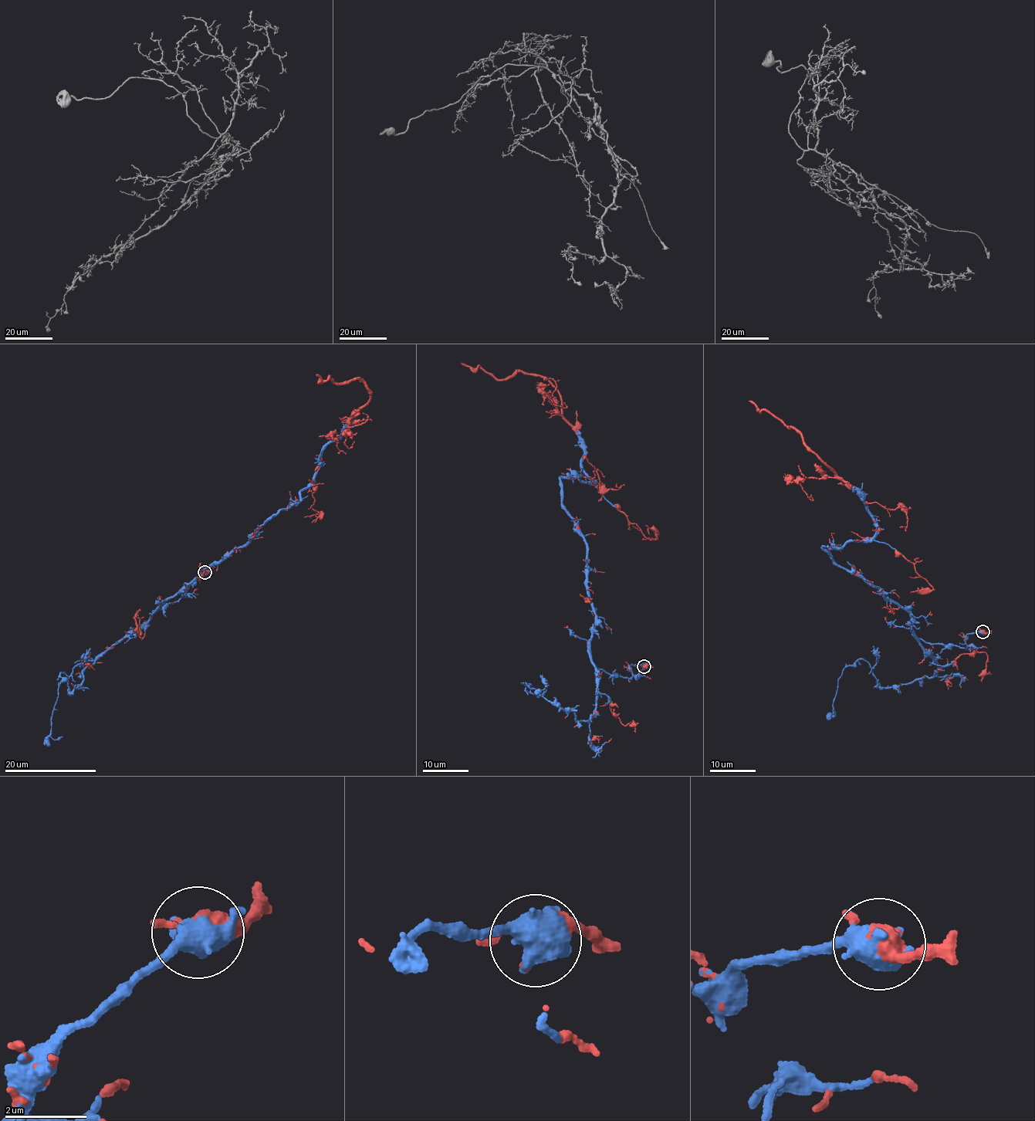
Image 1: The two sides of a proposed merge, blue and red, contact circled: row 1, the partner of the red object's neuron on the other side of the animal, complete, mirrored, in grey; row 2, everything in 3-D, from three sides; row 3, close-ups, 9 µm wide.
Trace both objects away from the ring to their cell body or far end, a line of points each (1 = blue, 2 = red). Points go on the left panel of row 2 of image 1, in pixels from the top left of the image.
1: (205, 572), (153, 613), (246, 546), (279, 510), (299, 503), (323, 448), (353, 423)
2: (205, 572), (200, 564), (211, 574), (293, 502), (371, 394), (359, 379), (317, 375)

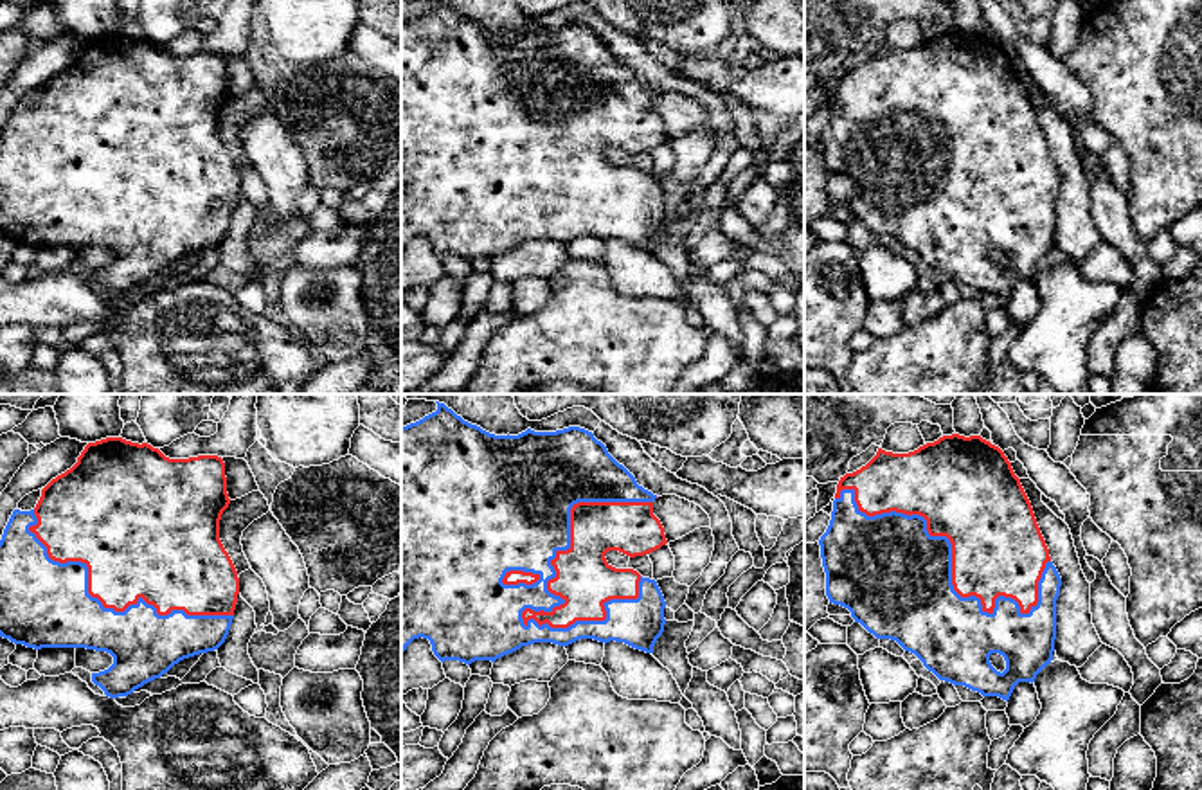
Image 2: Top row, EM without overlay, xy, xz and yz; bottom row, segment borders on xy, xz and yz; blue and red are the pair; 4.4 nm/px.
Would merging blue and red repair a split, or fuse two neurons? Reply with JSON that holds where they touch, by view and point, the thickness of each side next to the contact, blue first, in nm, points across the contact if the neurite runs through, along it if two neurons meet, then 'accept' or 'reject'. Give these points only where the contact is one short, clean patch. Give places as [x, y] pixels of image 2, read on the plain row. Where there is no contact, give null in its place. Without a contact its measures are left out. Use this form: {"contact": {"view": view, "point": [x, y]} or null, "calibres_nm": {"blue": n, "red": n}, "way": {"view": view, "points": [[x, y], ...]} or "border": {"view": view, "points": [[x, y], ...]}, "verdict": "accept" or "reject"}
{"contact": {"view": "xz", "point": [569, 143]}, "calibres_nm": {"blue": 440, "red": 260}, "verdict": "accept"}

